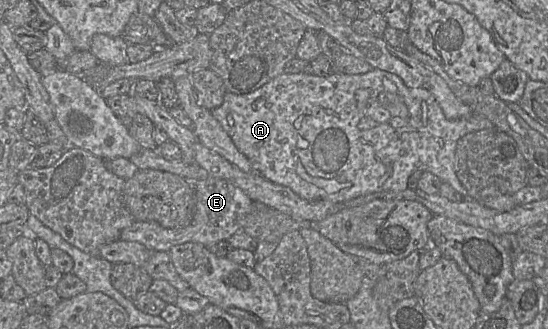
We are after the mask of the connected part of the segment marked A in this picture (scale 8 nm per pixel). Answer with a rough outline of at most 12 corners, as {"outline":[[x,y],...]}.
{"outline":[[380,69],[282,73],[210,112],[308,201],[408,189],[466,199],[428,90]]}

